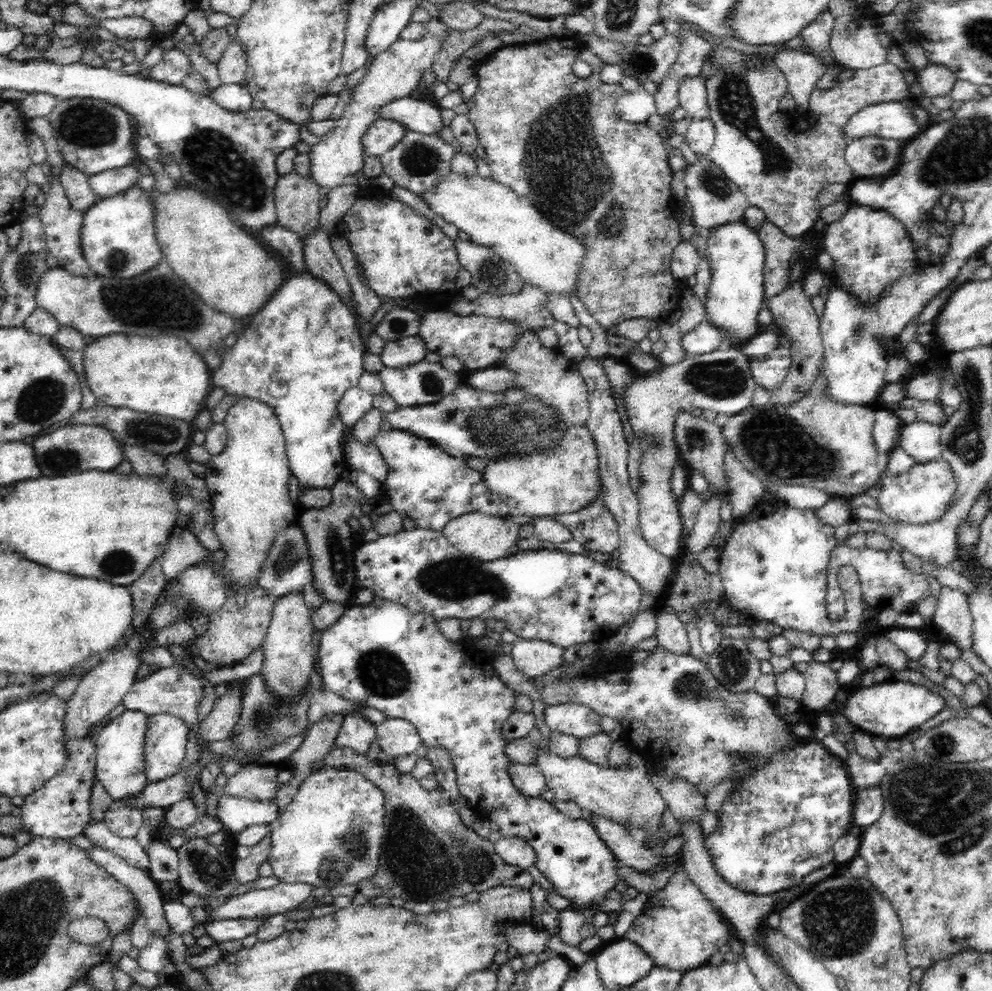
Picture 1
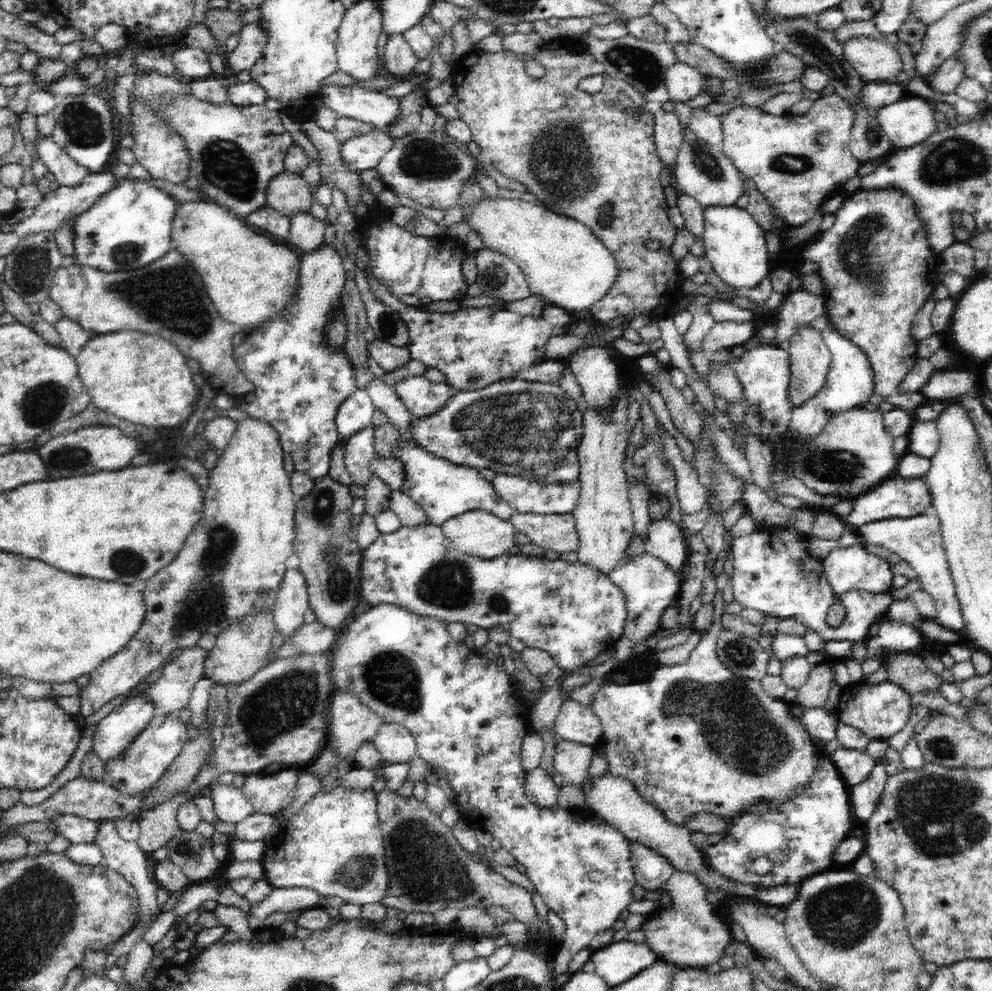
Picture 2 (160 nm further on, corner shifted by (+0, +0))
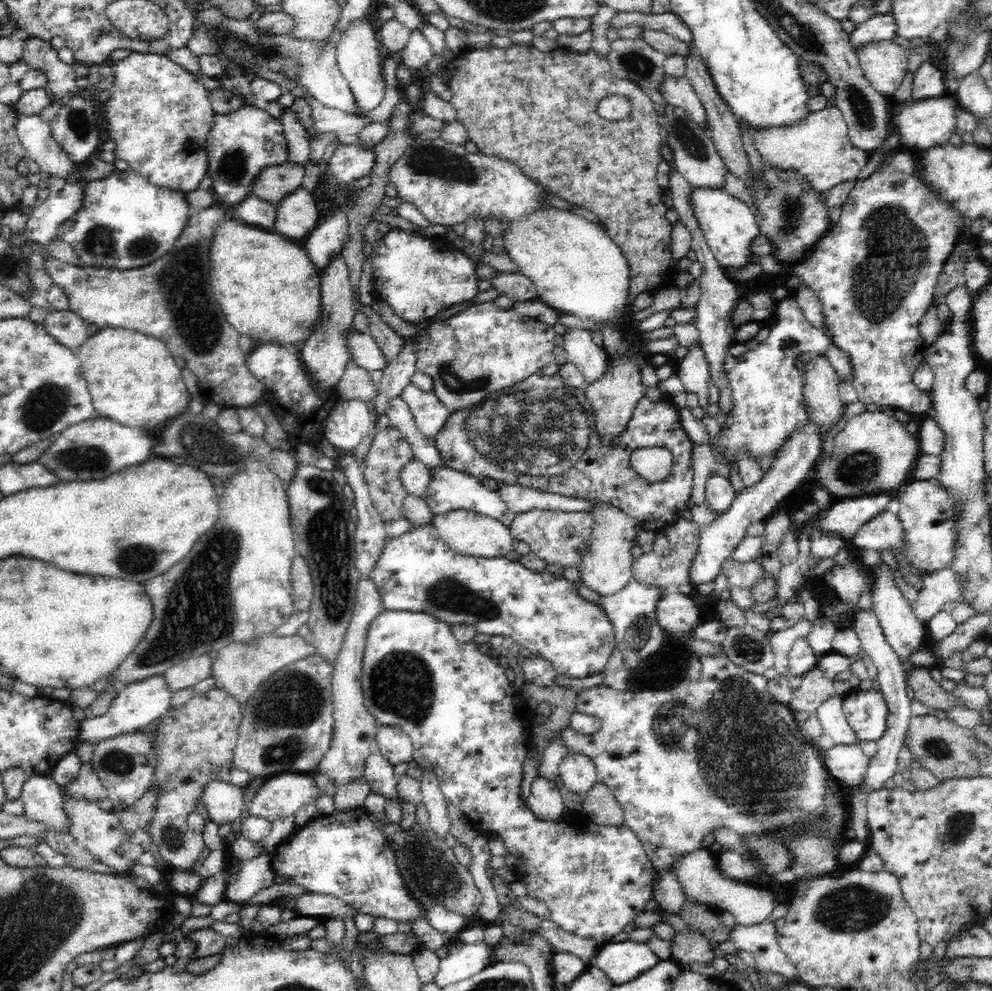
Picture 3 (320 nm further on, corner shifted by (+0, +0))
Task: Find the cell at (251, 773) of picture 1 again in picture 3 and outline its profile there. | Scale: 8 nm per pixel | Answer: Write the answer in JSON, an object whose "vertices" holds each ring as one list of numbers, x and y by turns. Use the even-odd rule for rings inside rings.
{"vertices":[[284,772,254,788,249,797,249,815,264,818,270,823,295,816,296,813,322,796,312,775]]}

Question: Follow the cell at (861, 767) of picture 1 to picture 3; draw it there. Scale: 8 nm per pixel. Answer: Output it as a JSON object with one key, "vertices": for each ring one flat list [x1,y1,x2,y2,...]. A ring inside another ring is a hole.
{"vertices":[[858,743,834,745,822,756,830,778,846,784,846,792,862,783,870,762,870,758,862,753]]}

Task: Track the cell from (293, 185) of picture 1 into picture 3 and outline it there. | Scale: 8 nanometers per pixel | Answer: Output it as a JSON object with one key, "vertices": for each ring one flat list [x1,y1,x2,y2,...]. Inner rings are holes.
{"vertices":[[292,161,266,167,252,184,251,193,276,206,282,198,302,186,304,167]]}

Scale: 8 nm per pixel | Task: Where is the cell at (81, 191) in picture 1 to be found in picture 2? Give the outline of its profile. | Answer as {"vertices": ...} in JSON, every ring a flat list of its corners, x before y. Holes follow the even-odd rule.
{"vertices":[[37,136,36,150,46,168,54,174,60,186,75,186,89,173,80,166,51,136]]}

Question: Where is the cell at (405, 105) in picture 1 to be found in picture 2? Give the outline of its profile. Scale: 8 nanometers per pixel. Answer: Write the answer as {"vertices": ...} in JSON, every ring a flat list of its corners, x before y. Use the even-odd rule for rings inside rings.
{"vertices":[[328,84,322,88,320,100,330,110,336,112,338,118,350,118,367,123,380,130,386,130,390,124,394,124,400,116,400,98,390,98,378,91,370,92,360,86,334,86]]}

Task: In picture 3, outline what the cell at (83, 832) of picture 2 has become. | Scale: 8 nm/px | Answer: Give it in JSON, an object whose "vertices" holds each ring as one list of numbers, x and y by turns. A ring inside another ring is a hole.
{"vertices":[[50,774,26,779,20,799,27,818,43,822,54,832,69,832,69,819,61,803,61,789]]}

